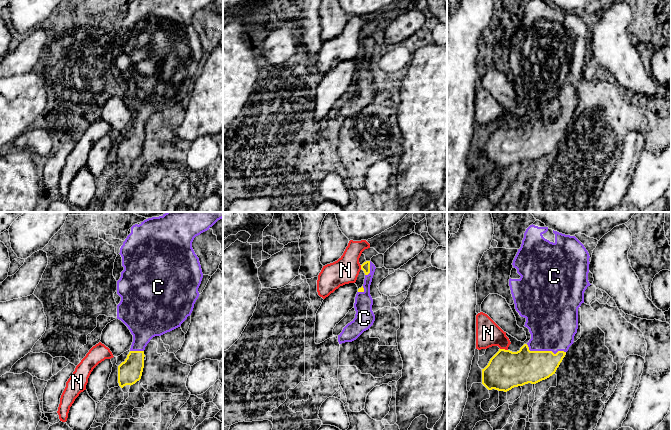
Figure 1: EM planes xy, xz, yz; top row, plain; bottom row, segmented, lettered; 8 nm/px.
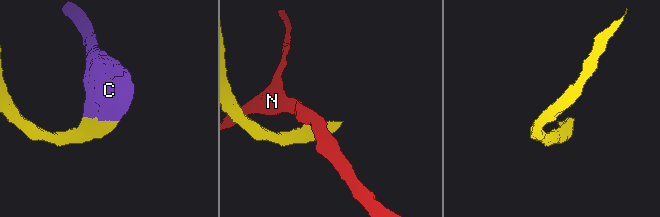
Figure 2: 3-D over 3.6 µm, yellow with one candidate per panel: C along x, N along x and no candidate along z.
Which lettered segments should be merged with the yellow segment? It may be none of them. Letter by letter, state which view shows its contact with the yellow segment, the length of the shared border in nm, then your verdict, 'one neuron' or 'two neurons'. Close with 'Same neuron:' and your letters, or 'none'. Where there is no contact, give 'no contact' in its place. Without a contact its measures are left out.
C: yz | 320 nm | one neuron
N: yz | 70 nm | two neurons
Same neuron: C

